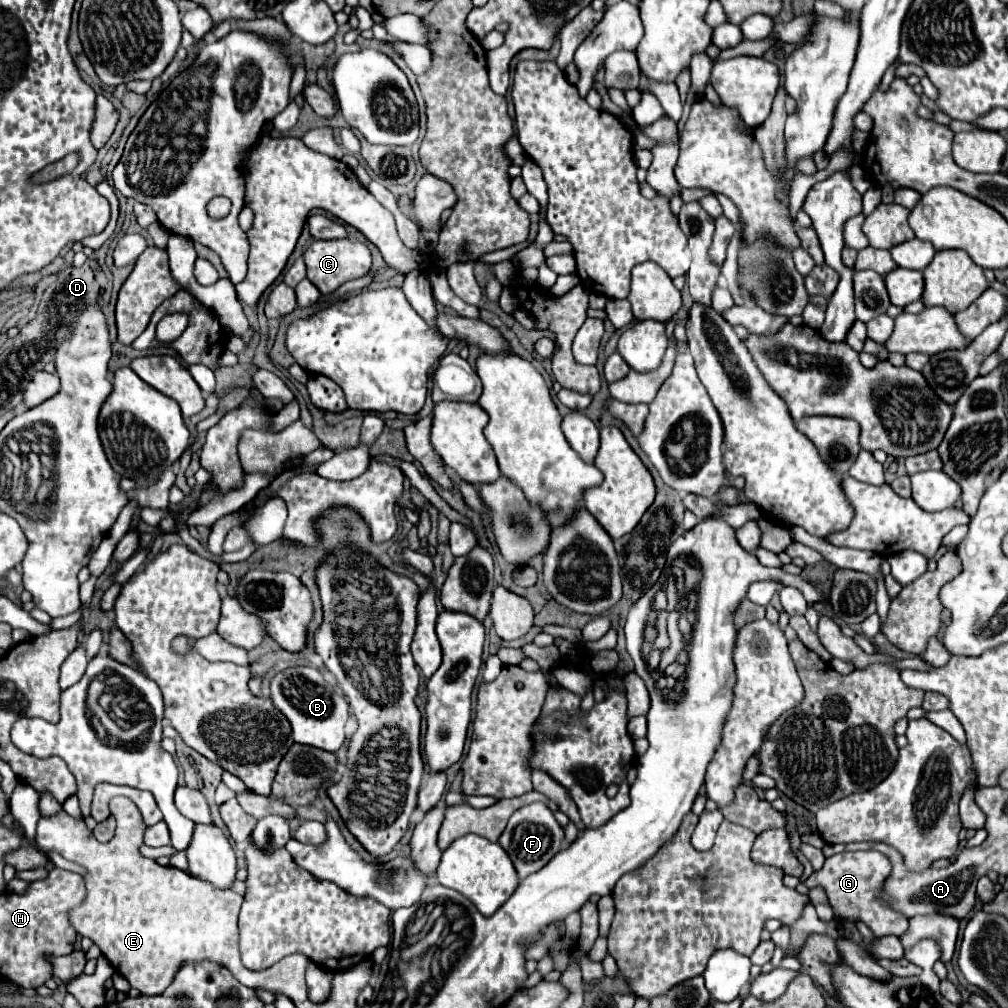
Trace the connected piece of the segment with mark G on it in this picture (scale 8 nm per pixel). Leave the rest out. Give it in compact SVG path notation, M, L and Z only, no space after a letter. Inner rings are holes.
M854 851L854 853L838 853L834 857L828 857L824 861L824 867L820 871L814 871L804 885L808 887L824 887L828 901L836 915L846 917L850 921L862 919L876 937L882 935L902 935L906 931L906 917L900 913L894 913L888 909L884 901L878 899L878 893L882 889L884 879L890 873L890 861L886 855L878 851Z

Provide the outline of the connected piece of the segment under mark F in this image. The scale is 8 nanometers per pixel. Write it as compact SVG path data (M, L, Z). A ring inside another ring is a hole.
M530 803L526 807L518 809L510 817L510 821L508 821L504 833L500 835L498 843L510 855L510 859L512 859L516 871L518 871L518 877L524 879L530 873L536 873L538 869L542 869L564 847L564 829L556 821L554 813L546 807L546 803Z

